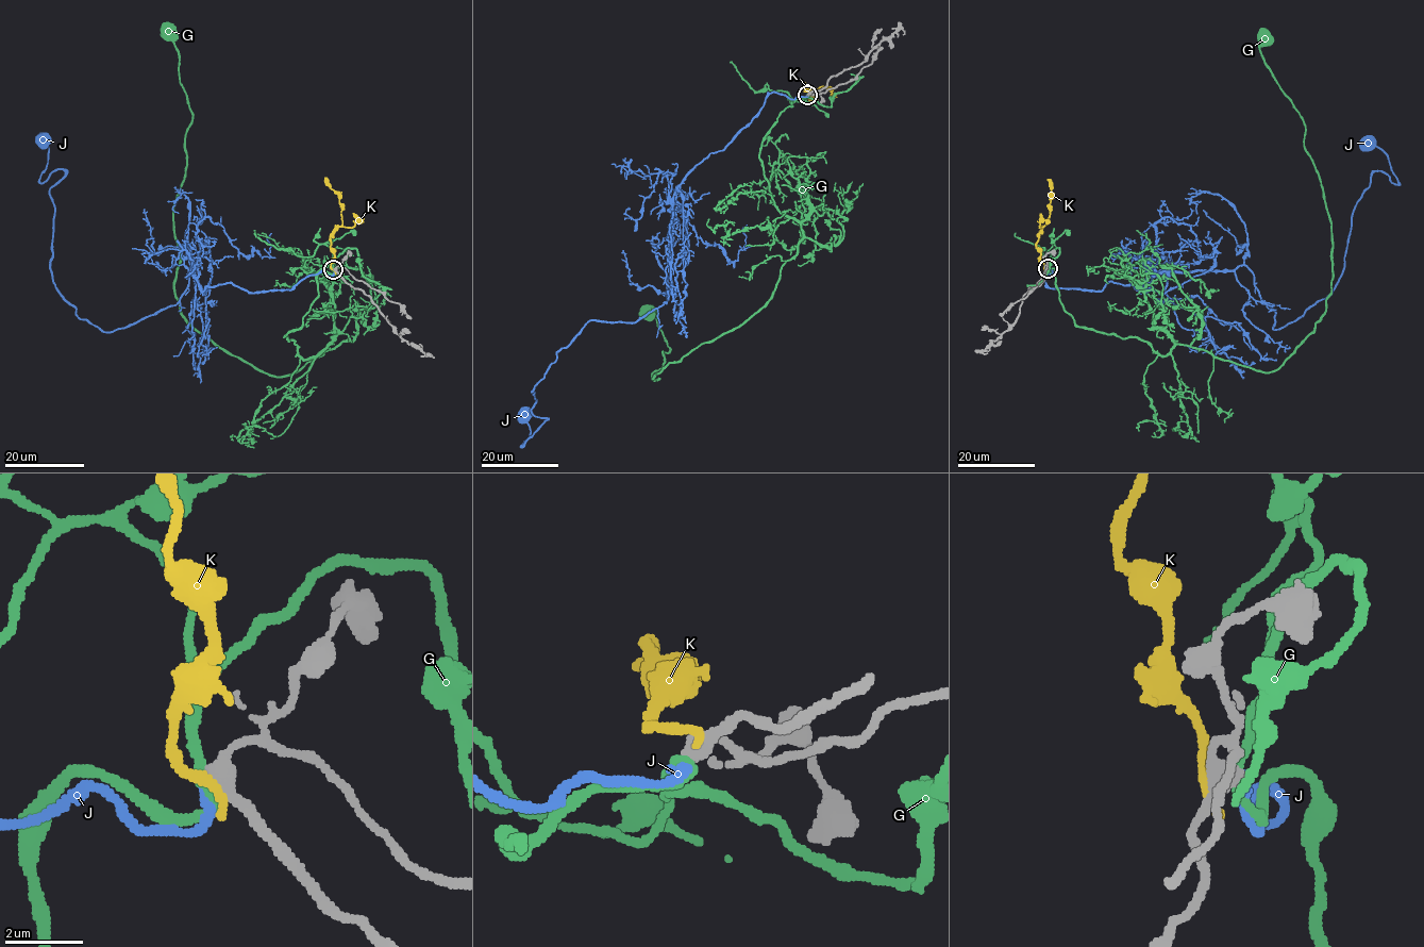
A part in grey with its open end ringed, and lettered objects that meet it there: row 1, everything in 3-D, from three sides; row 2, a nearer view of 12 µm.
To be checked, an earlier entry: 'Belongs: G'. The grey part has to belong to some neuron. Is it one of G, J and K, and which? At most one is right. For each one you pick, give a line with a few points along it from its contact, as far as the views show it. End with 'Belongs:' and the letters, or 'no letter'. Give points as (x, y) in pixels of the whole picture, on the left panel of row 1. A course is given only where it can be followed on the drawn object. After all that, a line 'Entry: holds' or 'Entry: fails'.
Belongs: no letter
Entry: fails

